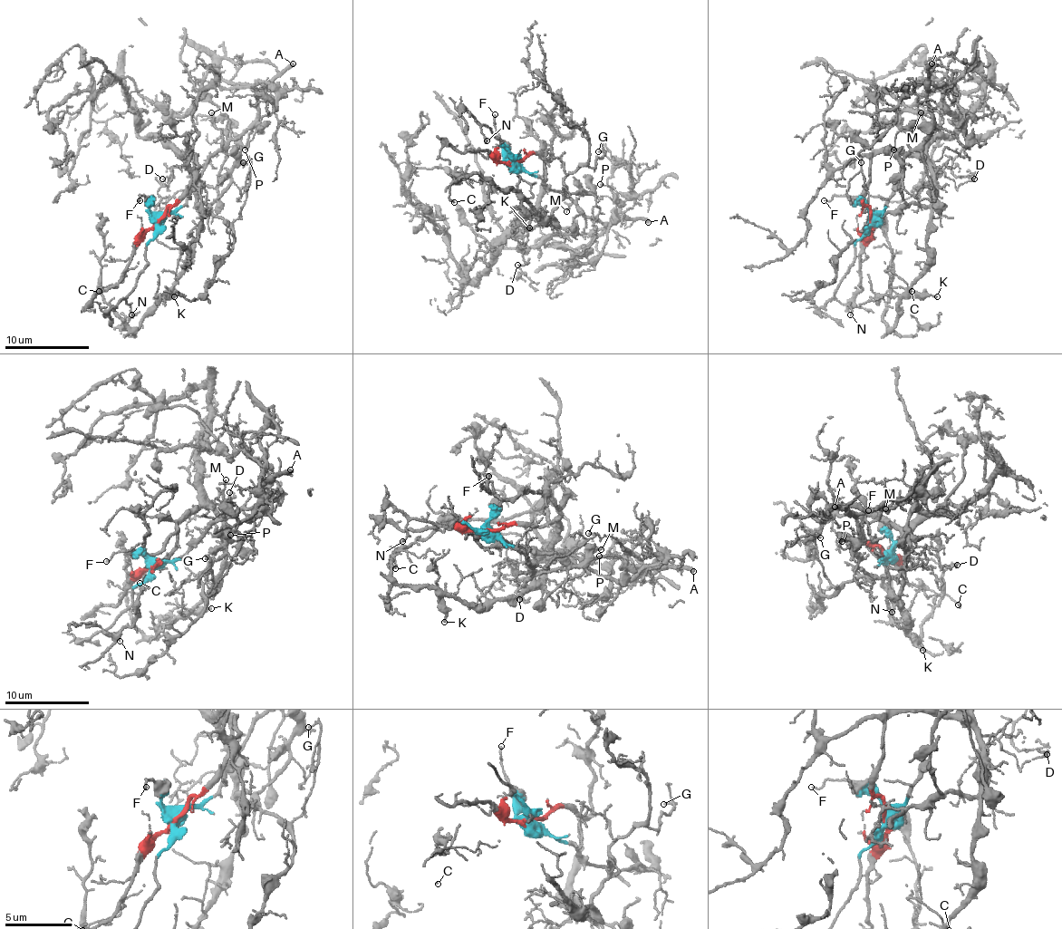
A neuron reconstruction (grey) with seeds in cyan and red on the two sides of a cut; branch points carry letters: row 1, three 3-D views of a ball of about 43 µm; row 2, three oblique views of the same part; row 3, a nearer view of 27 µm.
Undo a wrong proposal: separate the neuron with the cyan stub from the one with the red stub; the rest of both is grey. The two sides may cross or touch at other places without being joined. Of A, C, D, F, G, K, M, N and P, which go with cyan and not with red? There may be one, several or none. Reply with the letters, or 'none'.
A, F, M, N, P

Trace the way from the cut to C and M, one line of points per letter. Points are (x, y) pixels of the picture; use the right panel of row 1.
C: (872, 222), (870, 160), (919, 156), (931, 173), (925, 273), (889, 327), (887, 295), (912, 292)
M: (872, 222), (889, 203), (893, 186), (900, 179), (900, 162), (908, 146), (908, 130), (921, 111)

